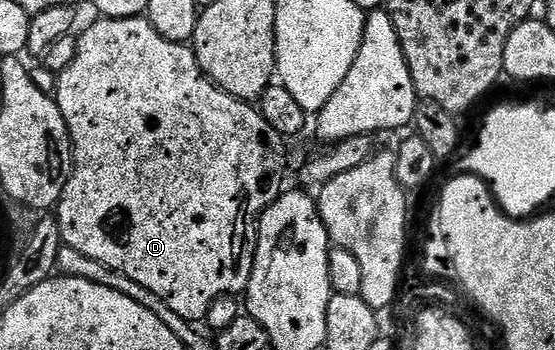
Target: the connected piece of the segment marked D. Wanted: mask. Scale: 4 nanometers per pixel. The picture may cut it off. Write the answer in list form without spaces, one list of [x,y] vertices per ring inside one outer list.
[[[99,18],[97,22],[83,35],[77,36],[76,57],[72,65],[68,65],[68,69],[64,69],[57,76],[58,108],[68,125],[70,141],[74,145],[74,171],[56,208],[62,242],[65,246],[76,249],[77,253],[82,253],[84,257],[98,261],[108,269],[130,277],[149,292],[156,293],[180,317],[189,321],[205,320],[208,309],[214,302],[224,295],[241,296],[250,283],[258,244],[258,219],[284,191],[282,174],[286,171],[287,140],[280,133],[276,133],[276,129],[272,129],[268,121],[264,121],[257,106],[220,90],[202,72],[193,50],[187,44],[173,43],[160,37],[149,19]]]

